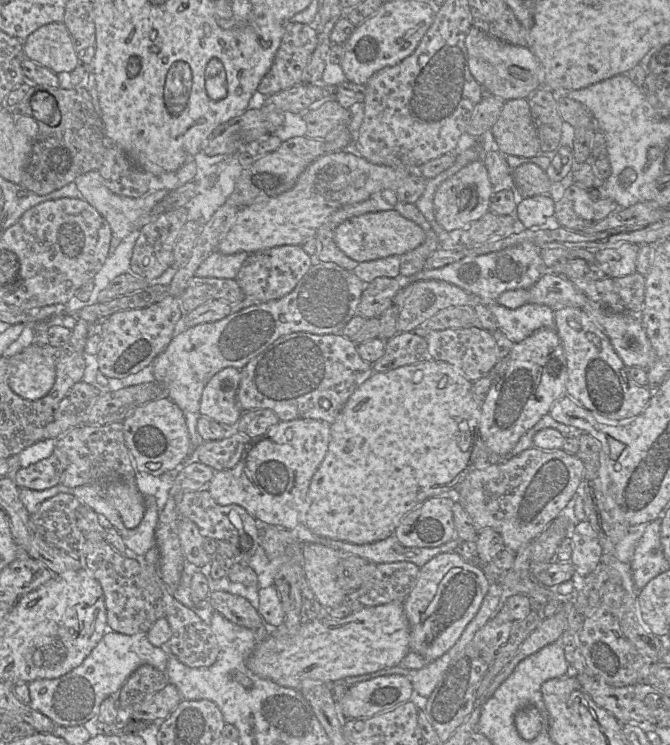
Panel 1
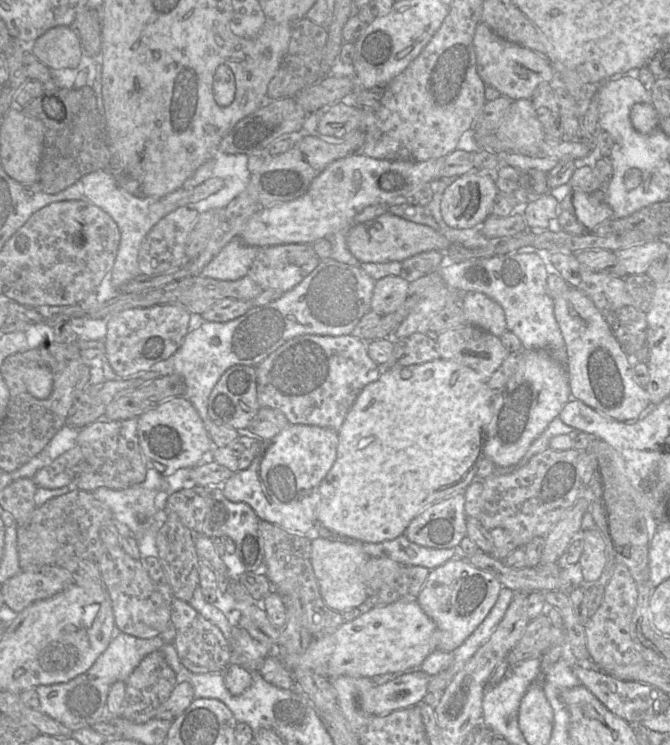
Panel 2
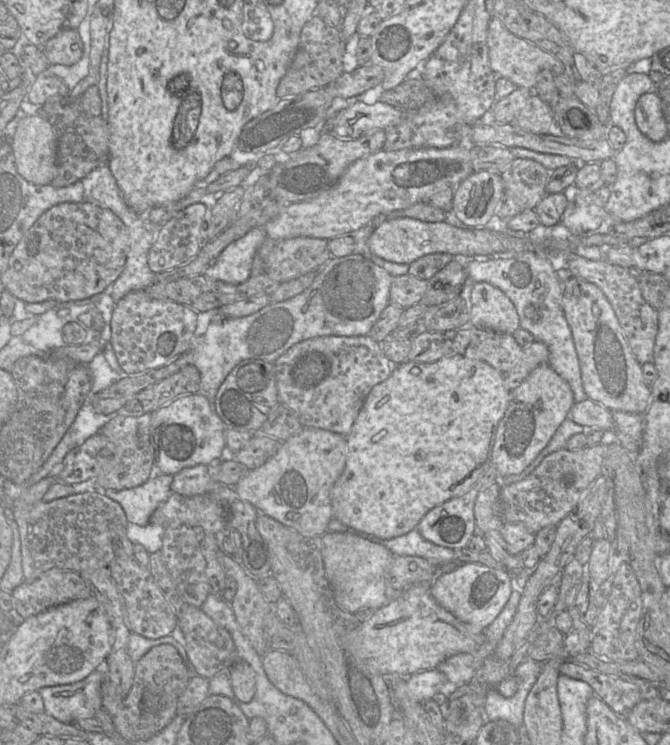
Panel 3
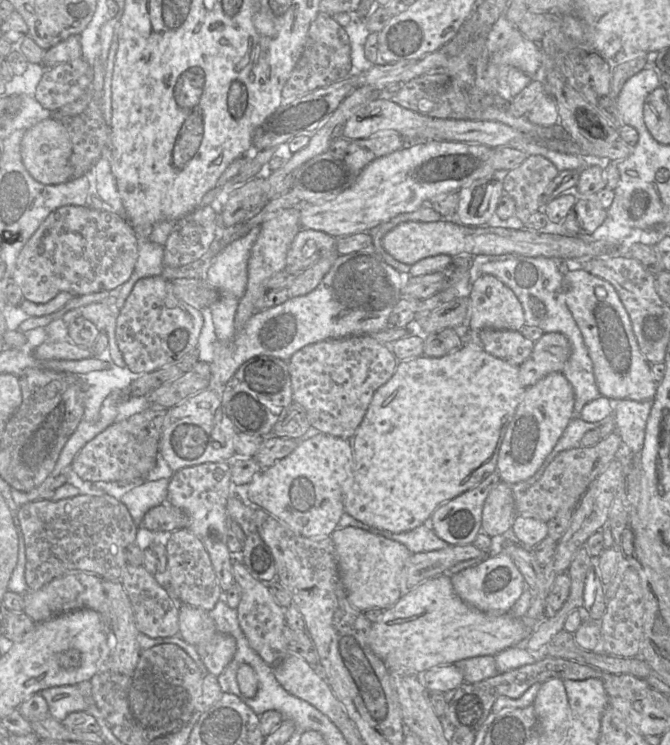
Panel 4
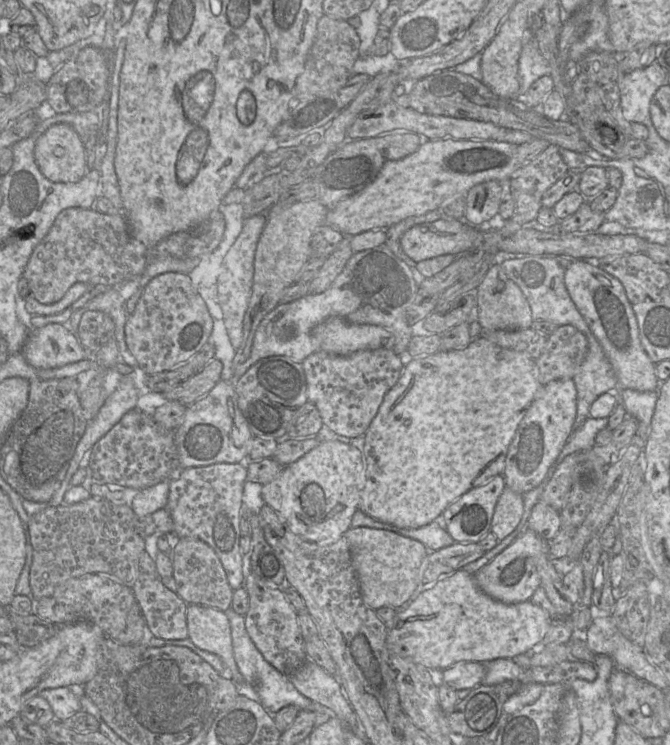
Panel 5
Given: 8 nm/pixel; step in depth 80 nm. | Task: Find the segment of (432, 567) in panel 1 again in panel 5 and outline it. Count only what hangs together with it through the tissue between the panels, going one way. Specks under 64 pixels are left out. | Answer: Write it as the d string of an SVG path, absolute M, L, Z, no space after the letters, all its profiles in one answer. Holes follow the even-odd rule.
M526 528L512 544L474 574L476 583L485 594L503 603L513 604L529 601L540 586L537 565L542 558L550 558L549 542L542 539L534 531Z

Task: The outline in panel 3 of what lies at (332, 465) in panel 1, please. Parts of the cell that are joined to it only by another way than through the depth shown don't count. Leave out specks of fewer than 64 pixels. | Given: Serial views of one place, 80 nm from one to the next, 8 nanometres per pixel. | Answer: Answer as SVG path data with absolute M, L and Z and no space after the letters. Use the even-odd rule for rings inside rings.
M448 355L430 363L399 364L388 379L373 387L347 436L346 465L331 491L333 518L379 539L416 529L429 510L466 493L492 465L496 431L510 400L504 374L480 360Z

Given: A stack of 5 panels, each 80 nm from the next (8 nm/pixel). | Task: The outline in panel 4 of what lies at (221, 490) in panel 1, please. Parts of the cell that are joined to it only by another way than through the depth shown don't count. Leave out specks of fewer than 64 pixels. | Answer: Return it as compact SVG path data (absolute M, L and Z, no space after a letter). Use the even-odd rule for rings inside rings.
M319 432L299 445L276 464L257 473L248 484L253 506L266 510L305 537L328 537L345 513L343 486L353 469L350 440Z

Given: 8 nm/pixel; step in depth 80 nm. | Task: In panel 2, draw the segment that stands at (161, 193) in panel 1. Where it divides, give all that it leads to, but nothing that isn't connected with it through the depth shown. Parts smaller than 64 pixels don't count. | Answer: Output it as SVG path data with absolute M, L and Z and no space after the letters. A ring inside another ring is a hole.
M97 170L83 176L79 181L82 184L84 196L89 200L88 202L109 214L120 231L120 244L112 269L112 286L118 290L126 282L141 274L138 265L138 253L146 234L161 218L177 208L190 204L188 203L188 191L190 189L179 188L162 197L132 195L117 185L109 170Z

